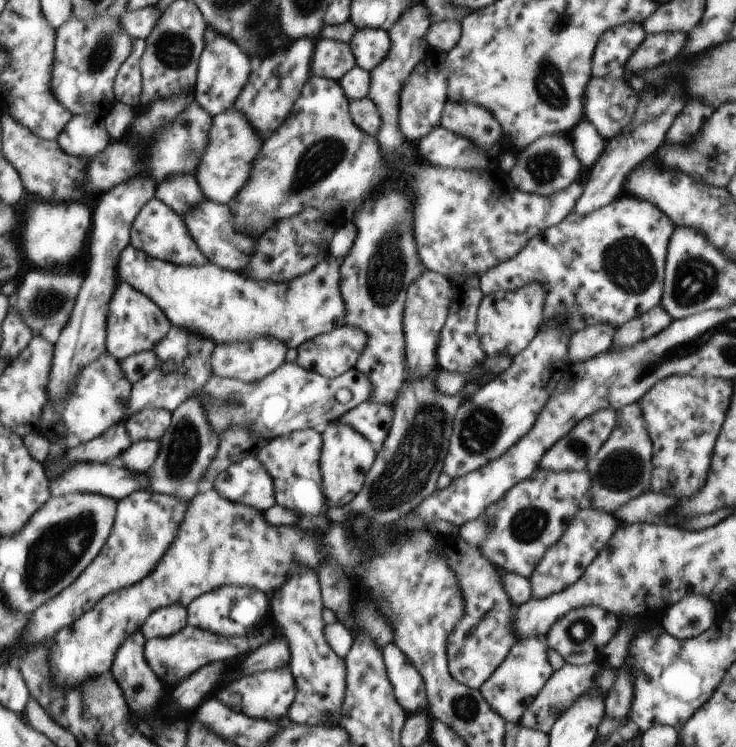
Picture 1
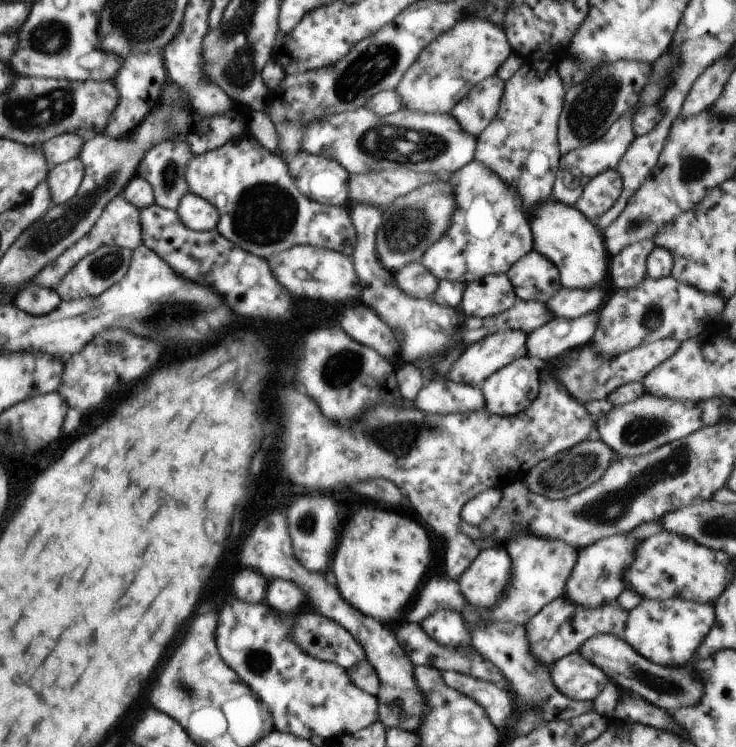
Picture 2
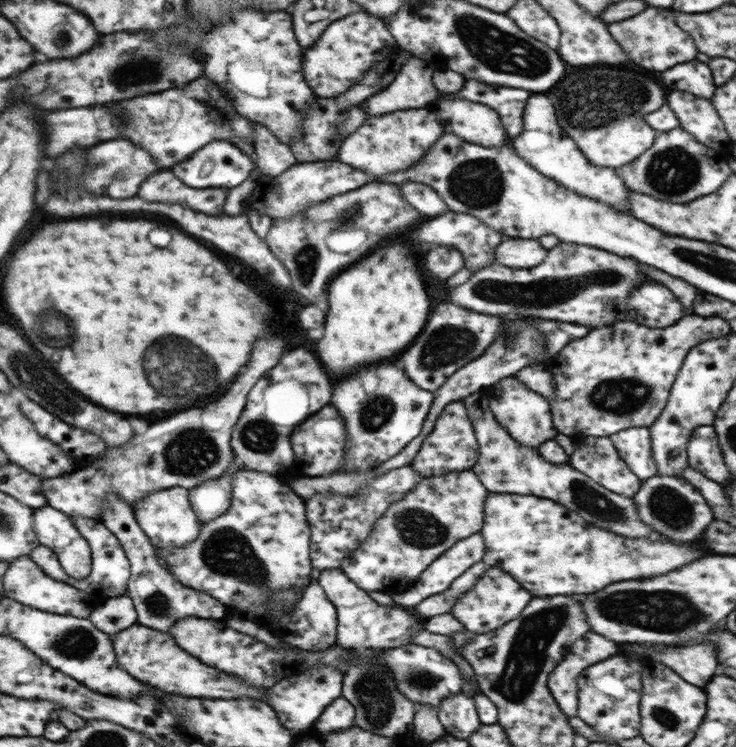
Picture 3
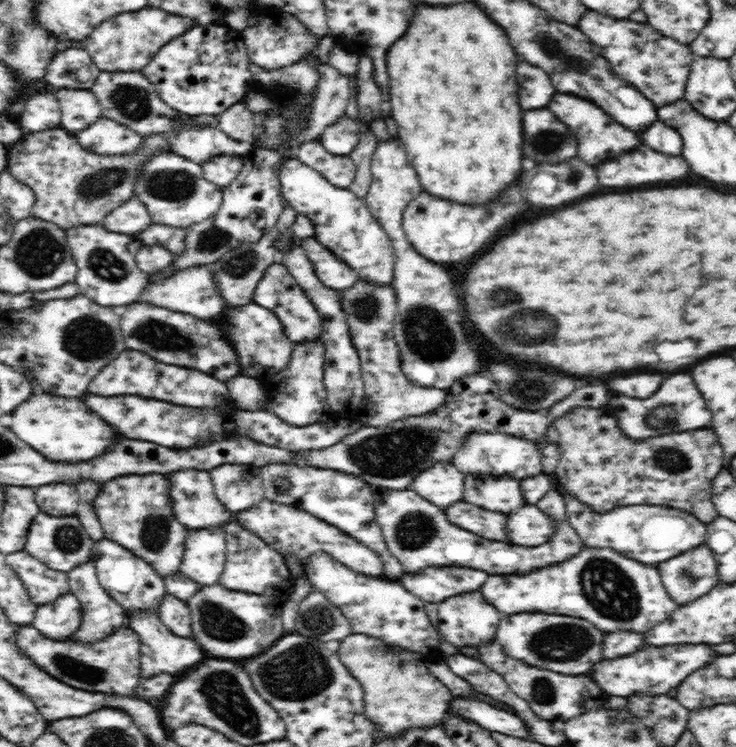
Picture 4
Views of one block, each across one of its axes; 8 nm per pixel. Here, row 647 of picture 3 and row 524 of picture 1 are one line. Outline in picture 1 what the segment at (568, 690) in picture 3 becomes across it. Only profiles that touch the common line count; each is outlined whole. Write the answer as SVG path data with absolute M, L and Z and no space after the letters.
M580 508L576 512L574 522L570 528L560 536L560 540L550 546L544 554L544 558L534 568L530 576L532 599L544 599L562 589L568 587L568 584L574 584L576 580L584 574L584 570L592 564L600 550L610 542L614 530L618 528L618 520L612 514L606 514L604 510L594 510L594 508Z

